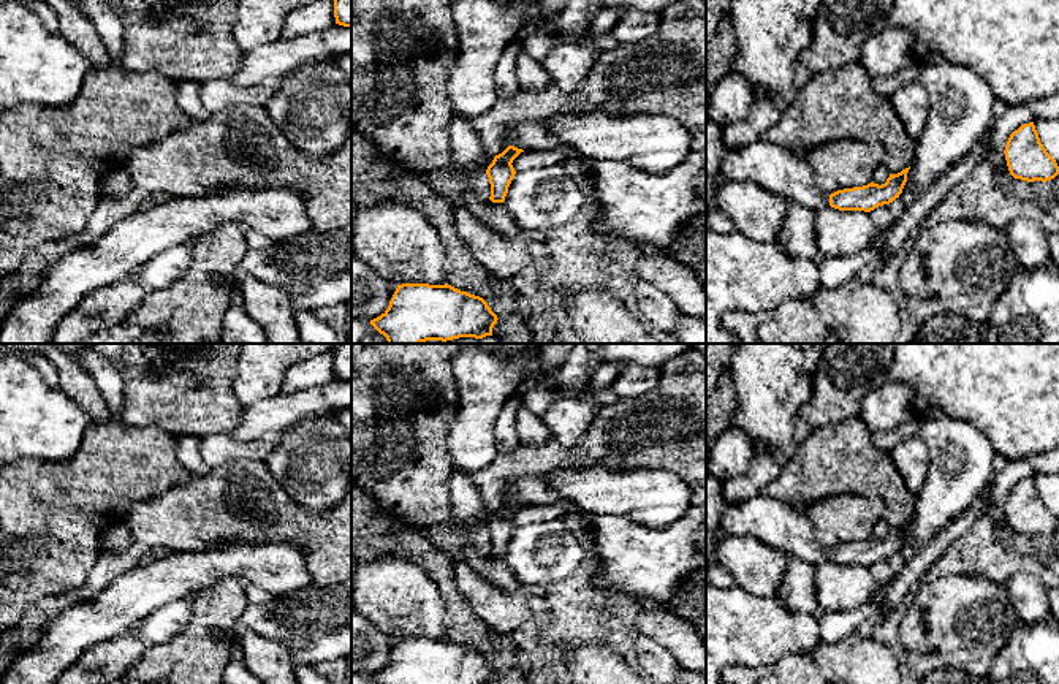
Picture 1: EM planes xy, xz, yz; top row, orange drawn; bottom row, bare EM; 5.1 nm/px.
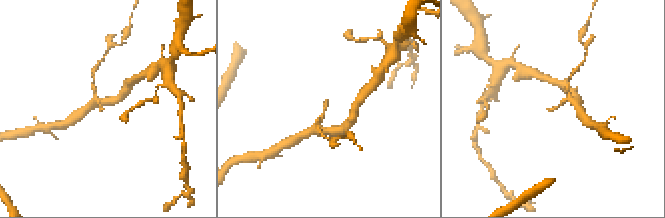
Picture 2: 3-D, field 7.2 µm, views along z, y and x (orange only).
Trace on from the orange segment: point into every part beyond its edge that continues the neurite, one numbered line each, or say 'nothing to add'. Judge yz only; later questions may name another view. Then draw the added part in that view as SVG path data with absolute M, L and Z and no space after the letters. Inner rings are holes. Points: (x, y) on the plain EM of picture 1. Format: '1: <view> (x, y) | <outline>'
1: yz (776, 523) | M766 494L725 507L715 535L752 535L815 567L829 560L829 551L822 548L814 538L814 527L807 511Z

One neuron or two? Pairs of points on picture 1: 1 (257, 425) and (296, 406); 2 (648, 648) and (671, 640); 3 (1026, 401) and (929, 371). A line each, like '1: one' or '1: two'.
1: one
2: two
3: one

